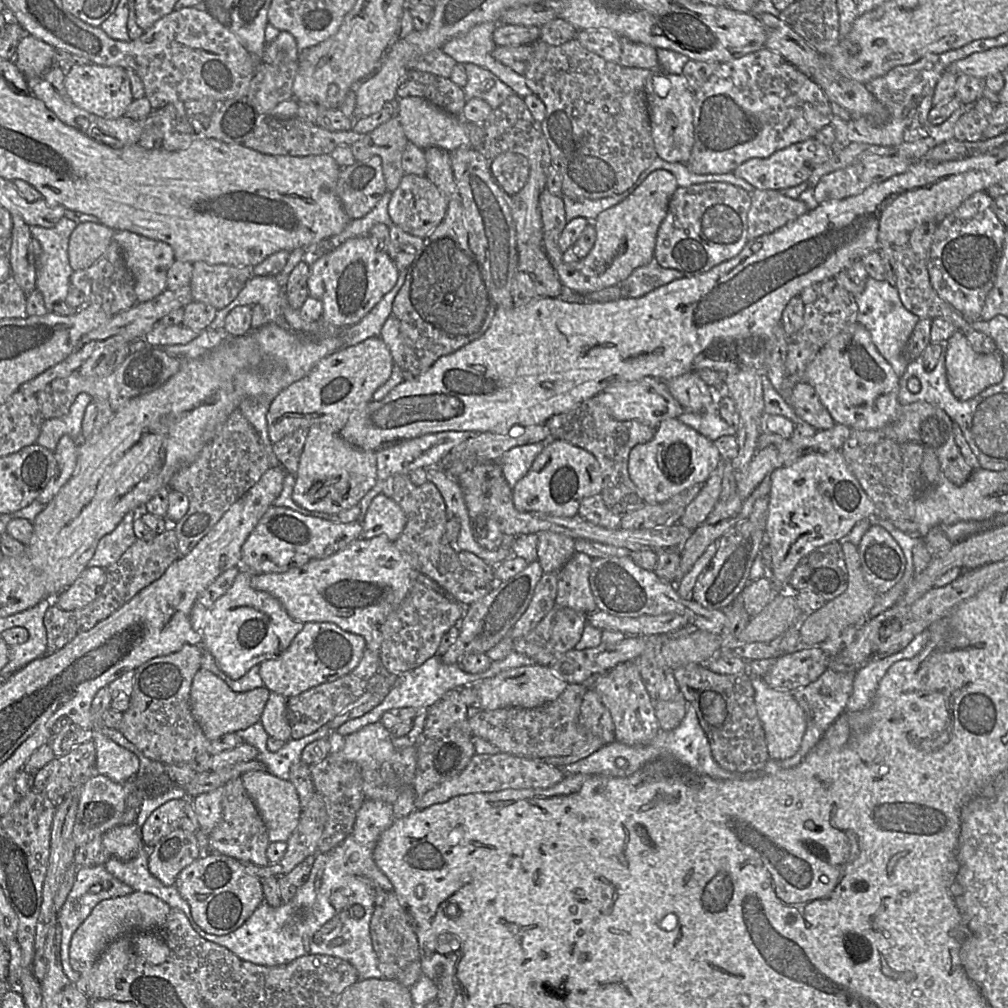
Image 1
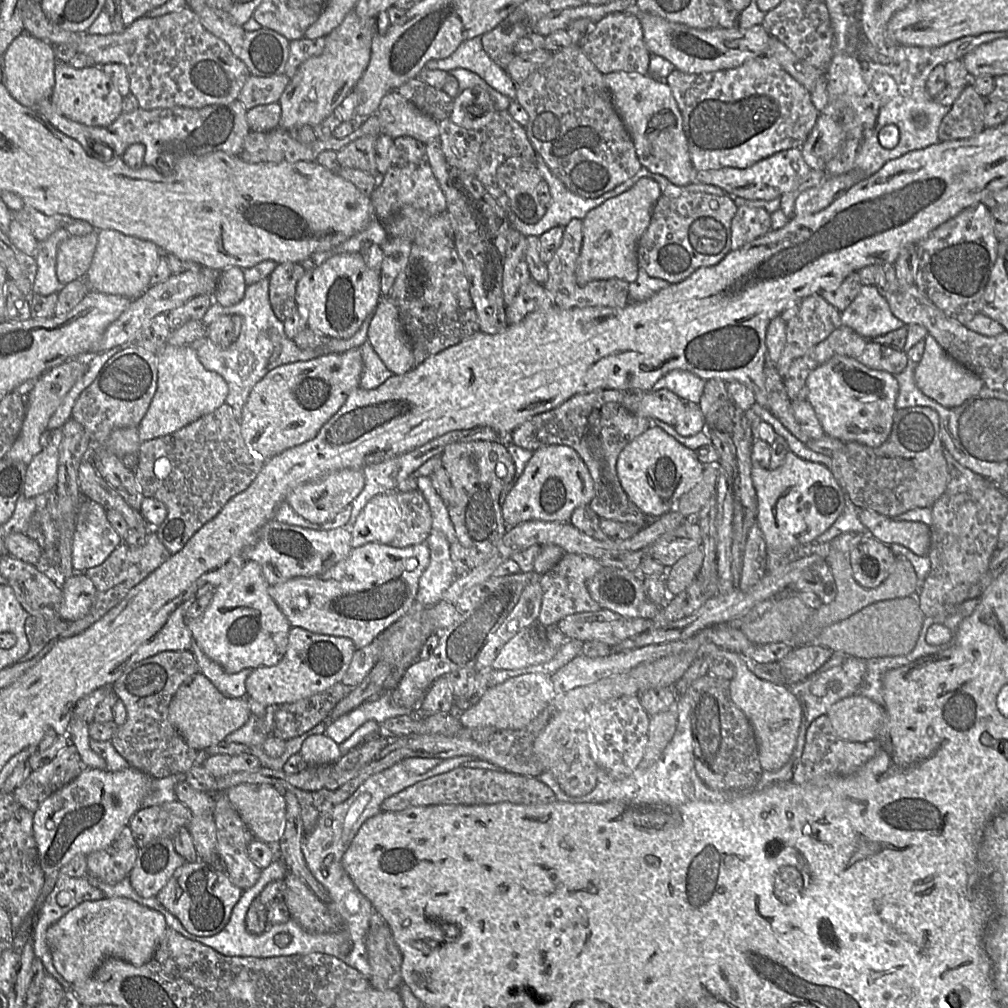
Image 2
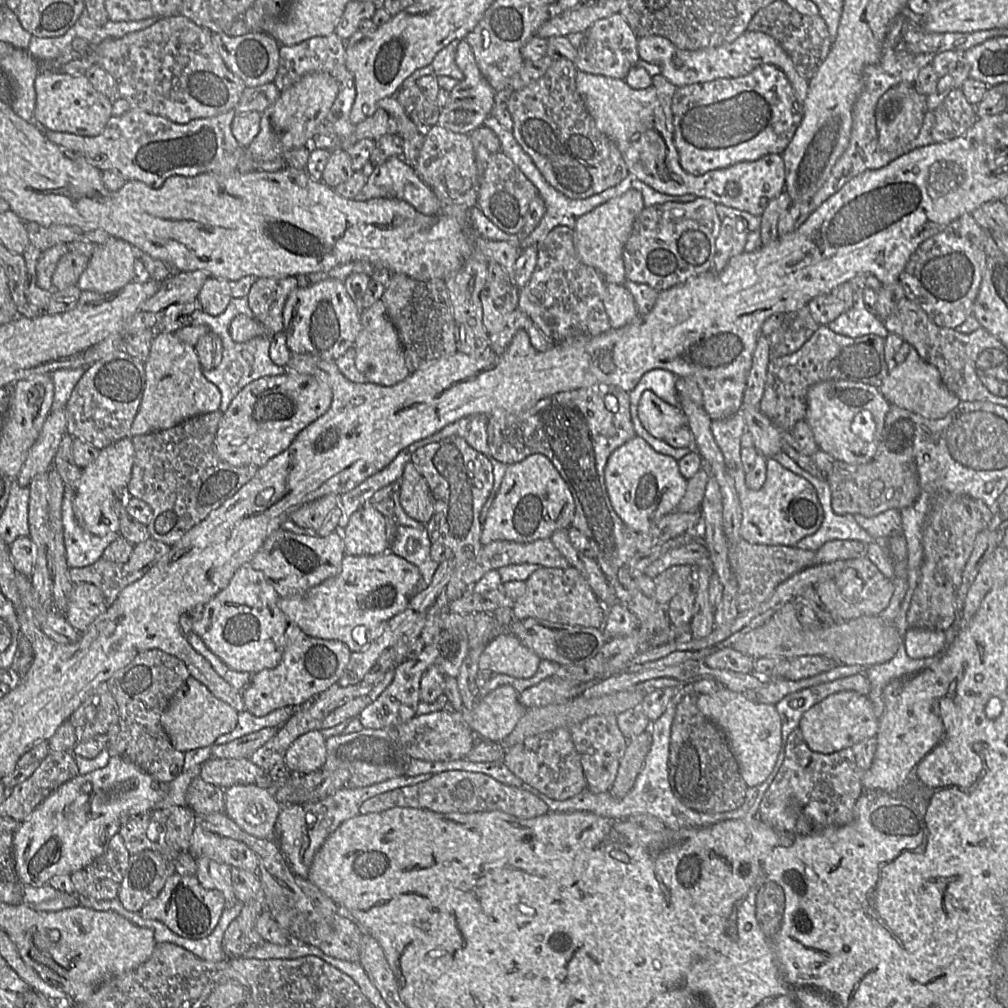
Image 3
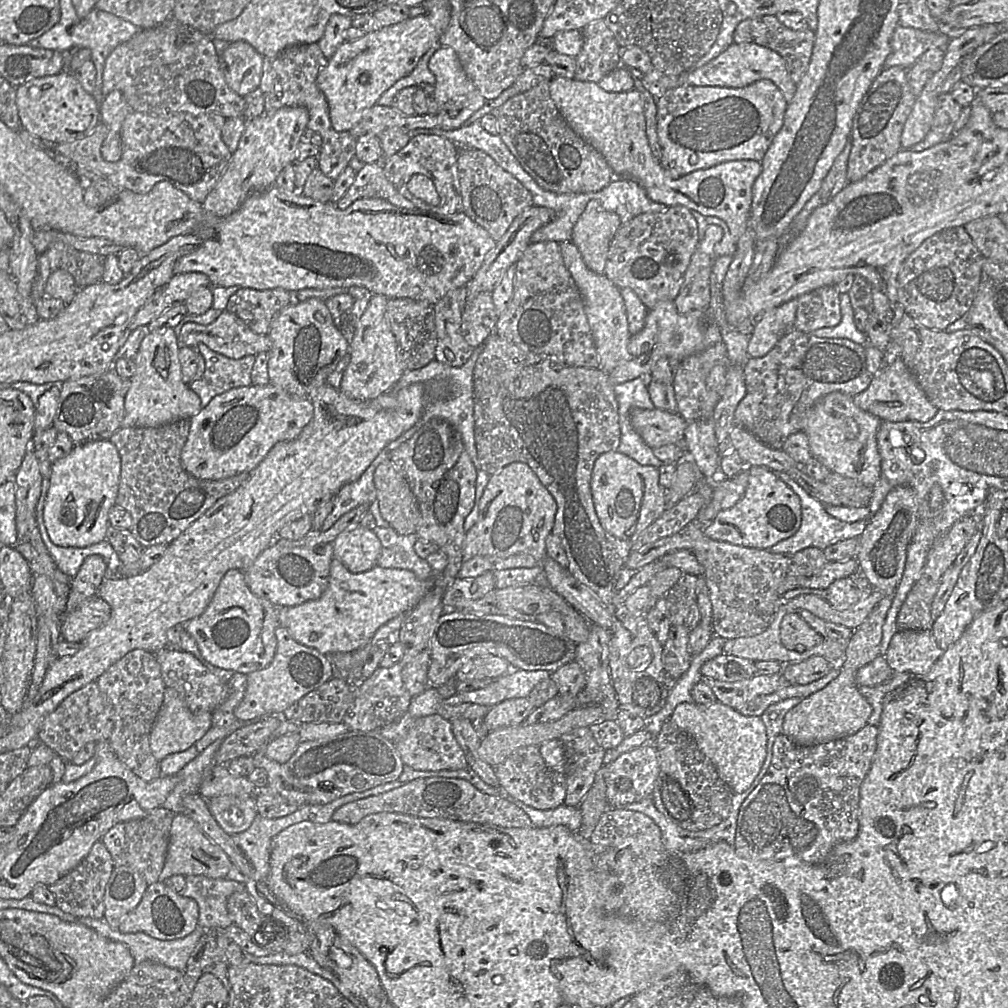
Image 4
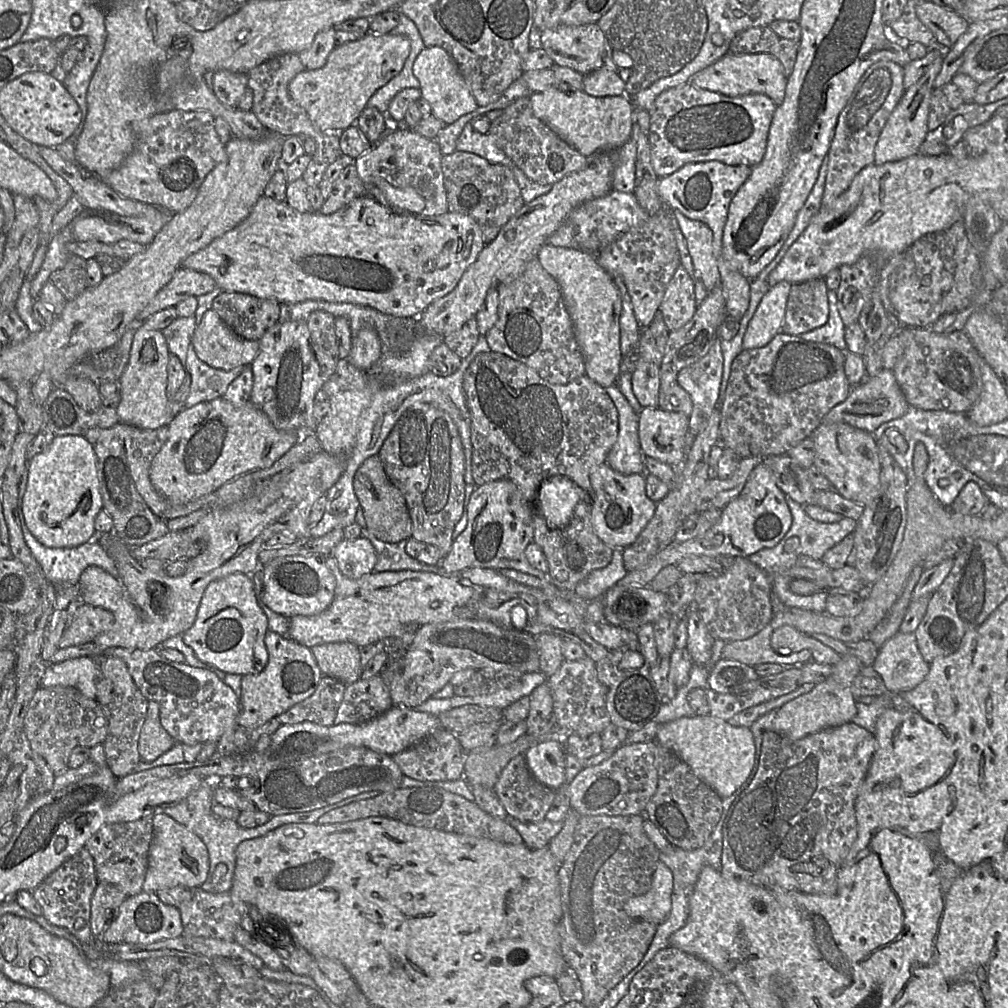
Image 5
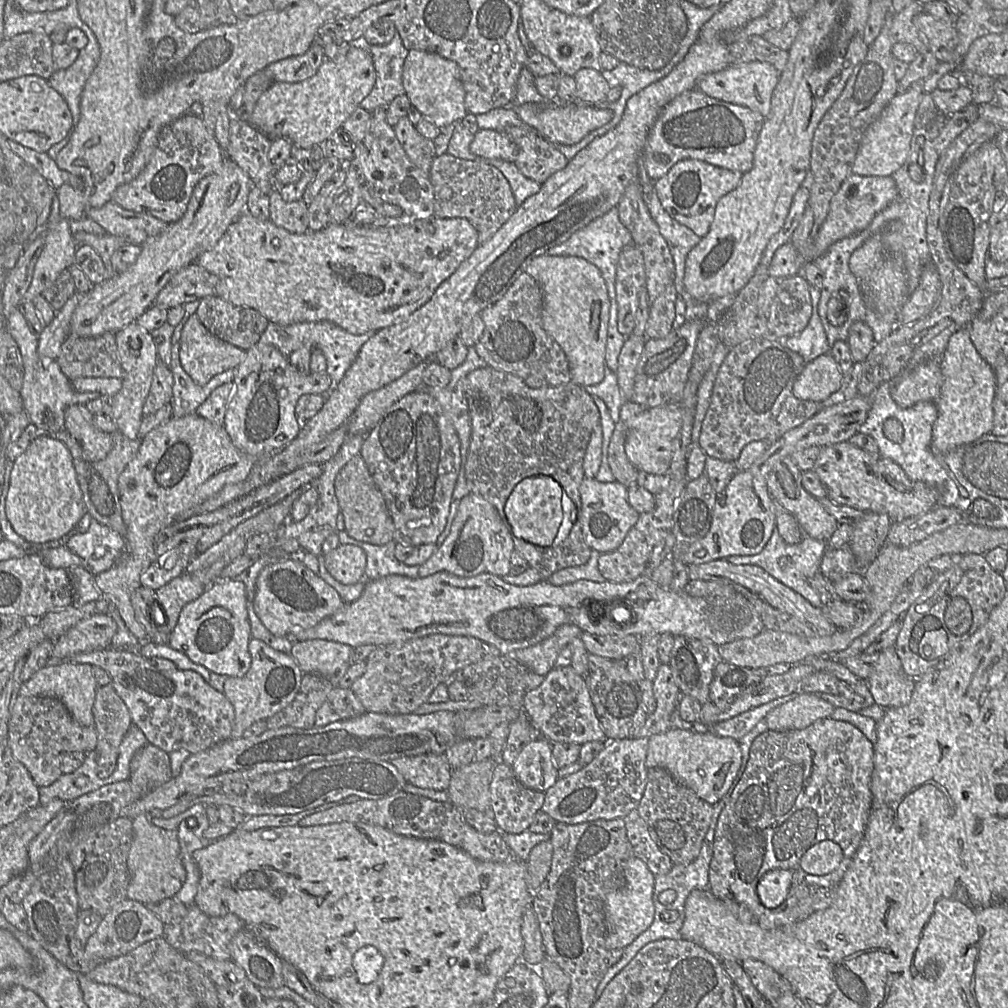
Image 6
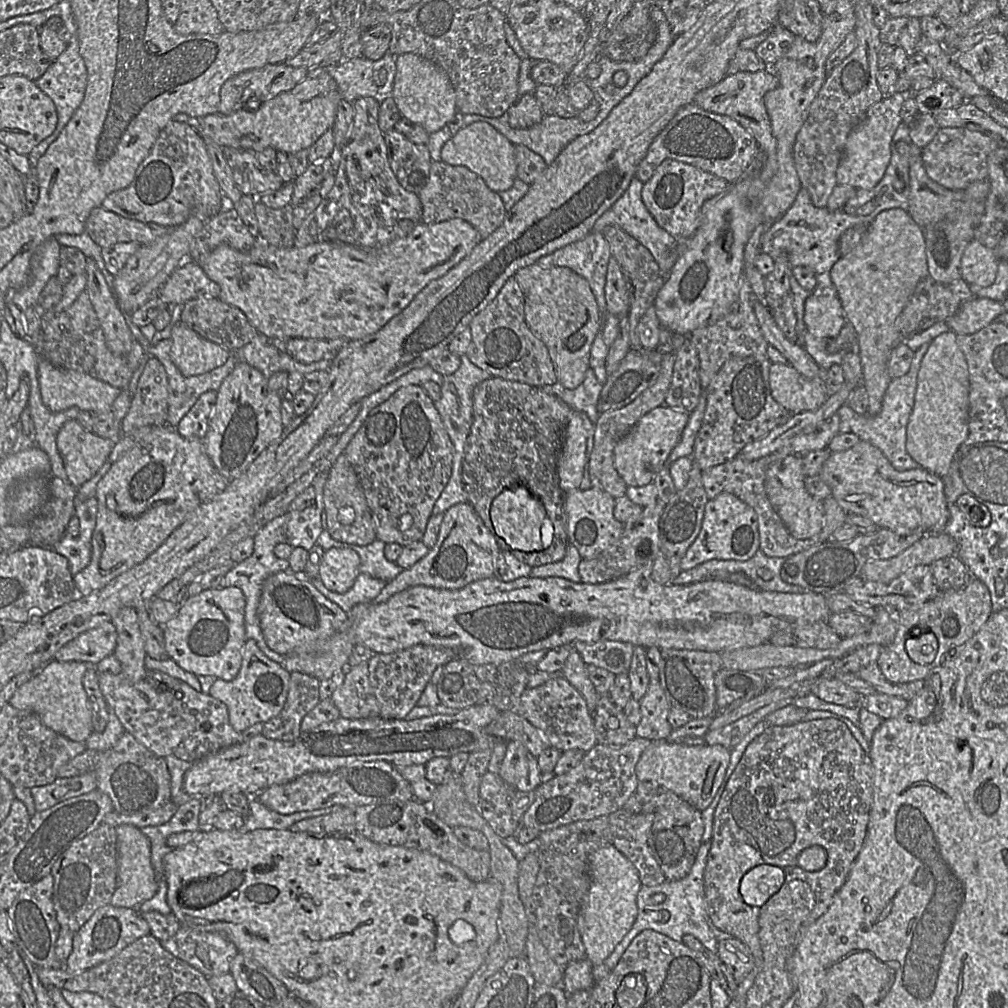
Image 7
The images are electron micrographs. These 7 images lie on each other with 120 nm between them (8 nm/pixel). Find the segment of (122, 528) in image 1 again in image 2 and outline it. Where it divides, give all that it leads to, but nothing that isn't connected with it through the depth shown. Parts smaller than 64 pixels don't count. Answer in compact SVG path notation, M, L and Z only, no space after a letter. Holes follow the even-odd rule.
M84 497L73 539L72 567L75 572L102 564L123 539L106 517L106 509Z

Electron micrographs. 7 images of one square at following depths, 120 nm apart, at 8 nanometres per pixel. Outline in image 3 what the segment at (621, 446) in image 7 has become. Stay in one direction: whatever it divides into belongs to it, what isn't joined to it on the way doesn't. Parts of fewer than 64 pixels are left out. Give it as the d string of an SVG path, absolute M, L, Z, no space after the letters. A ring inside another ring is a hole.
M649 390L642 395L637 412L647 432L660 440L685 425L685 416L679 407L672 406Z

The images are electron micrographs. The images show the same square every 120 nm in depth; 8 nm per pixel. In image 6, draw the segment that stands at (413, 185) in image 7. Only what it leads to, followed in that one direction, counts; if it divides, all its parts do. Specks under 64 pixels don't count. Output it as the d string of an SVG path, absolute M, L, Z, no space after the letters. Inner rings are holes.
M407 116L398 121L394 131L410 161L421 171L430 174L432 163L437 157L433 140L421 136Z

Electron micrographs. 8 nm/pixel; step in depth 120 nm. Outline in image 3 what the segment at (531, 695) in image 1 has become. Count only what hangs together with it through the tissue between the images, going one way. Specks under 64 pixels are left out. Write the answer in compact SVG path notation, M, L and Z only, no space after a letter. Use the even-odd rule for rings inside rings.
M502 685L477 700L469 727L479 739L501 742L515 728L527 709L520 703L519 694L511 685Z

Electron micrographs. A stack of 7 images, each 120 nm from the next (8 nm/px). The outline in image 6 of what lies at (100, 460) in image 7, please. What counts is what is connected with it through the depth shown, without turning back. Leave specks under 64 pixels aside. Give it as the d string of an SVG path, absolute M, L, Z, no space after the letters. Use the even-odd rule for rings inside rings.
M75 404L65 411L65 430L82 448L82 457L88 463L106 458L113 447L113 440L94 425L95 416L85 405Z

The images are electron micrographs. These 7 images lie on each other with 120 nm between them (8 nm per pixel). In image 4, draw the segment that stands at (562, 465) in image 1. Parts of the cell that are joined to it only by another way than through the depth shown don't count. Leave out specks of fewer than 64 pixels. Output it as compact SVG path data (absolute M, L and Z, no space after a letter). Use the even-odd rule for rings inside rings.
M514 462L492 475L478 502L478 508L478 520L466 533L464 562L475 556L530 554L543 563L547 557L545 542L554 525L557 503L527 464Z

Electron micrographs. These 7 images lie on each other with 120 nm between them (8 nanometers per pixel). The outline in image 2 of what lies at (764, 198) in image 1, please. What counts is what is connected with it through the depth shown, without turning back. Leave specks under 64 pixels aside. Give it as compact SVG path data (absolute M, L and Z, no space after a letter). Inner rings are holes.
M740 207L731 222L731 249L737 250L771 229L771 214L765 209Z

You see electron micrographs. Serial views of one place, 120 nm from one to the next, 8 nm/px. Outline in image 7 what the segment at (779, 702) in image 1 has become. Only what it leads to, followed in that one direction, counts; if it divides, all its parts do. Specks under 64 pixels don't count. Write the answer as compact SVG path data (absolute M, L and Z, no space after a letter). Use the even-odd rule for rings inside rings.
M667 739L651 741L635 766L635 774L639 782L656 783L703 811L712 803L724 781L730 754L731 751L720 744L690 746Z

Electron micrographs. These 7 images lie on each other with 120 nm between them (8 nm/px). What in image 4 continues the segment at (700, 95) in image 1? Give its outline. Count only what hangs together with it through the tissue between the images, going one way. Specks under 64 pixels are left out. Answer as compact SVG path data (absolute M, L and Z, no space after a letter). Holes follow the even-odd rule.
M763 79L742 88L681 86L669 89L657 98L656 106L660 162L674 177L679 177L728 161L761 161L783 125L788 102L771 80Z

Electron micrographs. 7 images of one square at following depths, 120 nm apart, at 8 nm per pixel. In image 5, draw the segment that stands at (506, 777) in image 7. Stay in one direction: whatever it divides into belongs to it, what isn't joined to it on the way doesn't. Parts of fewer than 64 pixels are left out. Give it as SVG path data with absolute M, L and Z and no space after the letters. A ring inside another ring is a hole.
M545 739L524 754L533 776L543 785L557 790L566 778L565 749L560 739Z

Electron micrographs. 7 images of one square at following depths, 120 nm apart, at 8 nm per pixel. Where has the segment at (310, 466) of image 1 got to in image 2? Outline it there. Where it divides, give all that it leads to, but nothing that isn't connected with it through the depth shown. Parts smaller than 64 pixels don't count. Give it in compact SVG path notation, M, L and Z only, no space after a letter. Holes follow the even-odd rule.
M342 469L296 487L287 495L286 500L302 518L312 523L322 524L332 520L344 508L350 506L361 493L364 485L365 477L362 470Z

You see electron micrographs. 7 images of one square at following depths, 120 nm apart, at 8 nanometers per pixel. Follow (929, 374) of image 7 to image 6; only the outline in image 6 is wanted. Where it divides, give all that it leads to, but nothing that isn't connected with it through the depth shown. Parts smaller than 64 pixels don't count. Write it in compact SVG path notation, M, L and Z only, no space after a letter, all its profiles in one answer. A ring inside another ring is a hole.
M965 329L954 332L940 356L942 385L934 402L937 418L932 427L930 449L936 457L944 457L955 448L970 443L993 427L992 403L996 397L993 369L979 355Z

